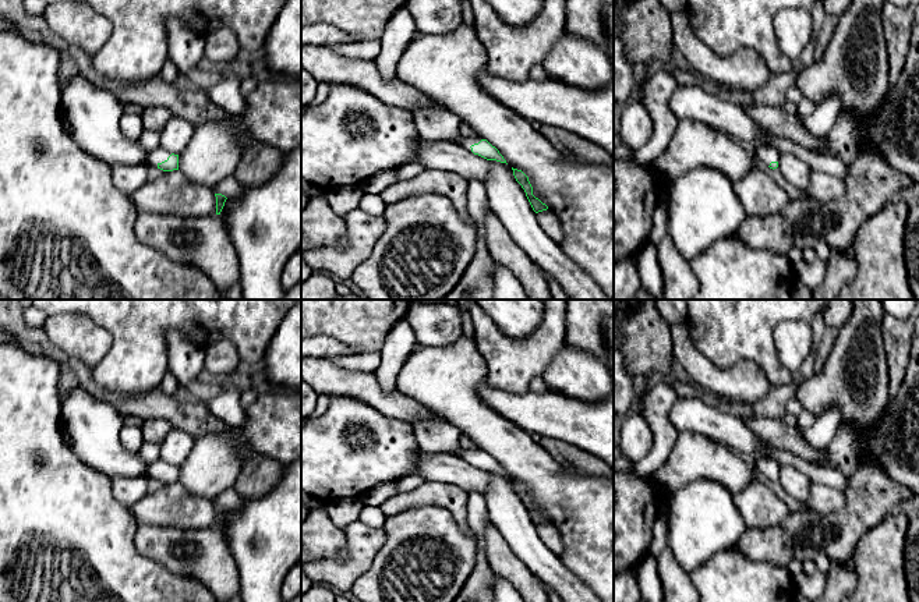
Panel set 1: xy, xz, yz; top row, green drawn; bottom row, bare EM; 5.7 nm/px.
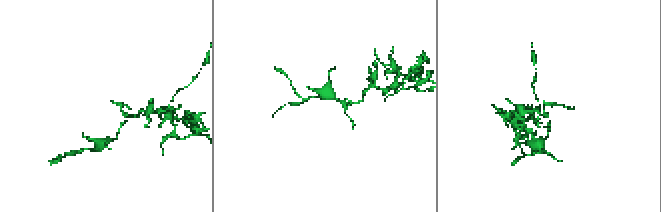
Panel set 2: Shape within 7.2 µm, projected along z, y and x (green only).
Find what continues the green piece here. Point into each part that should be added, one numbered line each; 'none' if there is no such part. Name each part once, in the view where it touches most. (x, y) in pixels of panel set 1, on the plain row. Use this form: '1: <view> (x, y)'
1: xy (158, 467)

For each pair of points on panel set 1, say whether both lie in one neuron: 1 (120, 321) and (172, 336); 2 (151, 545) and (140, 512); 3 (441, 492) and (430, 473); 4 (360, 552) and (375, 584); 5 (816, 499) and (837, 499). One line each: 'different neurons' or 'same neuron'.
1: different neurons
2: different neurons
3: different neurons
4: different neurons
5: same neuron

